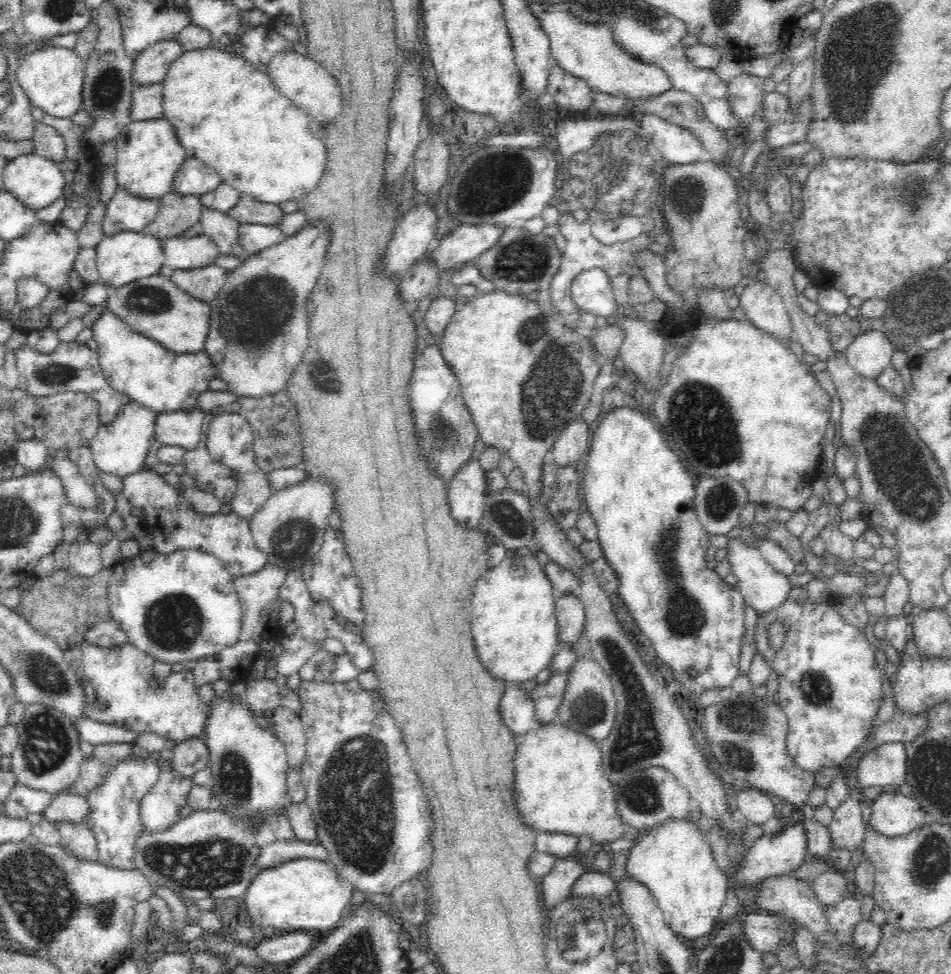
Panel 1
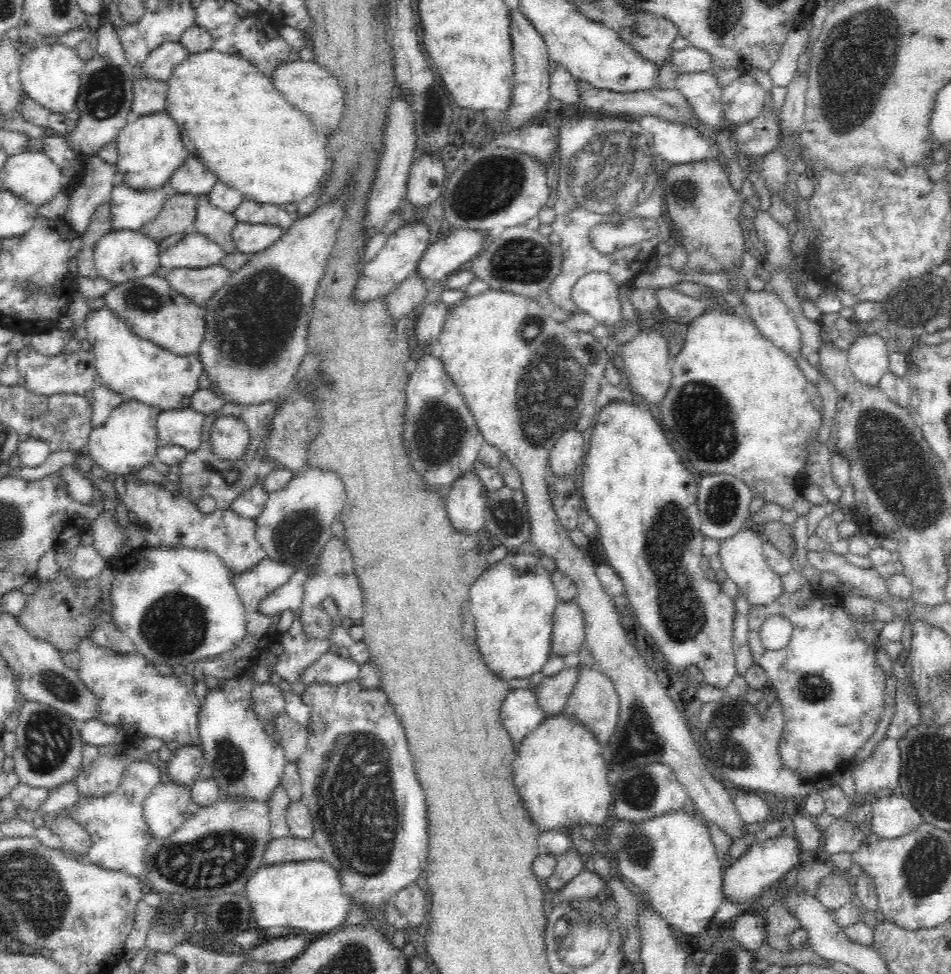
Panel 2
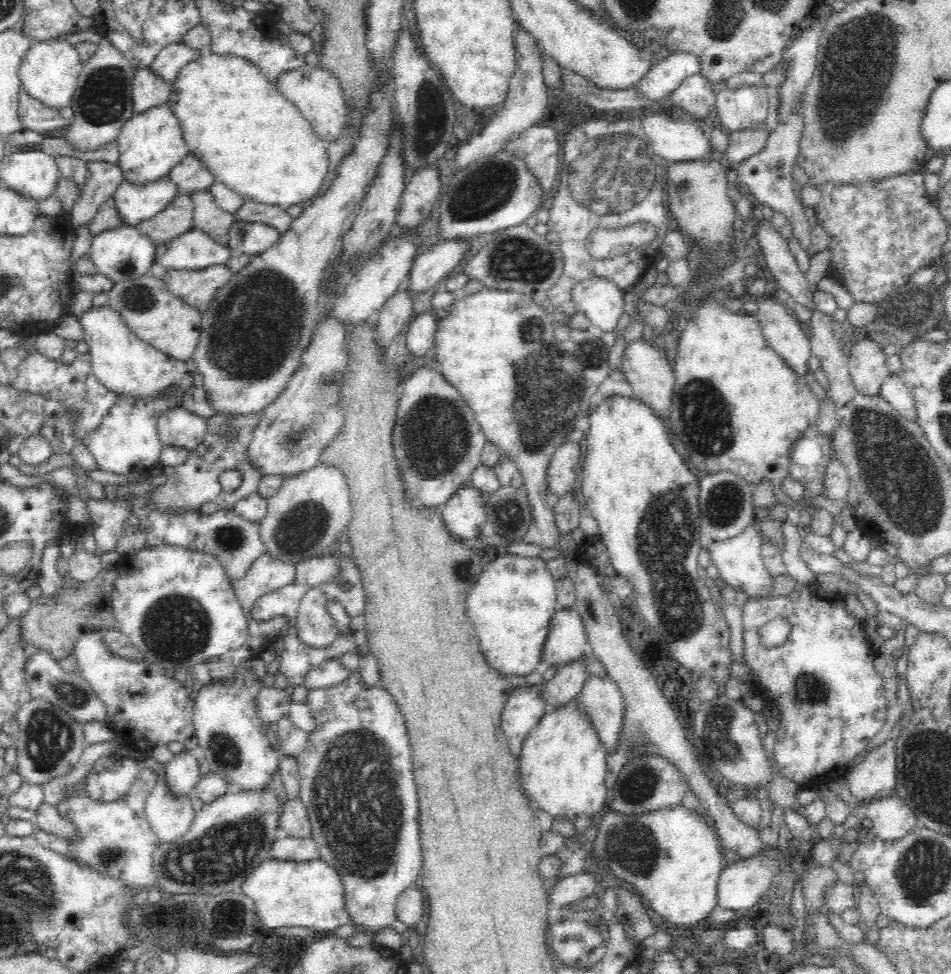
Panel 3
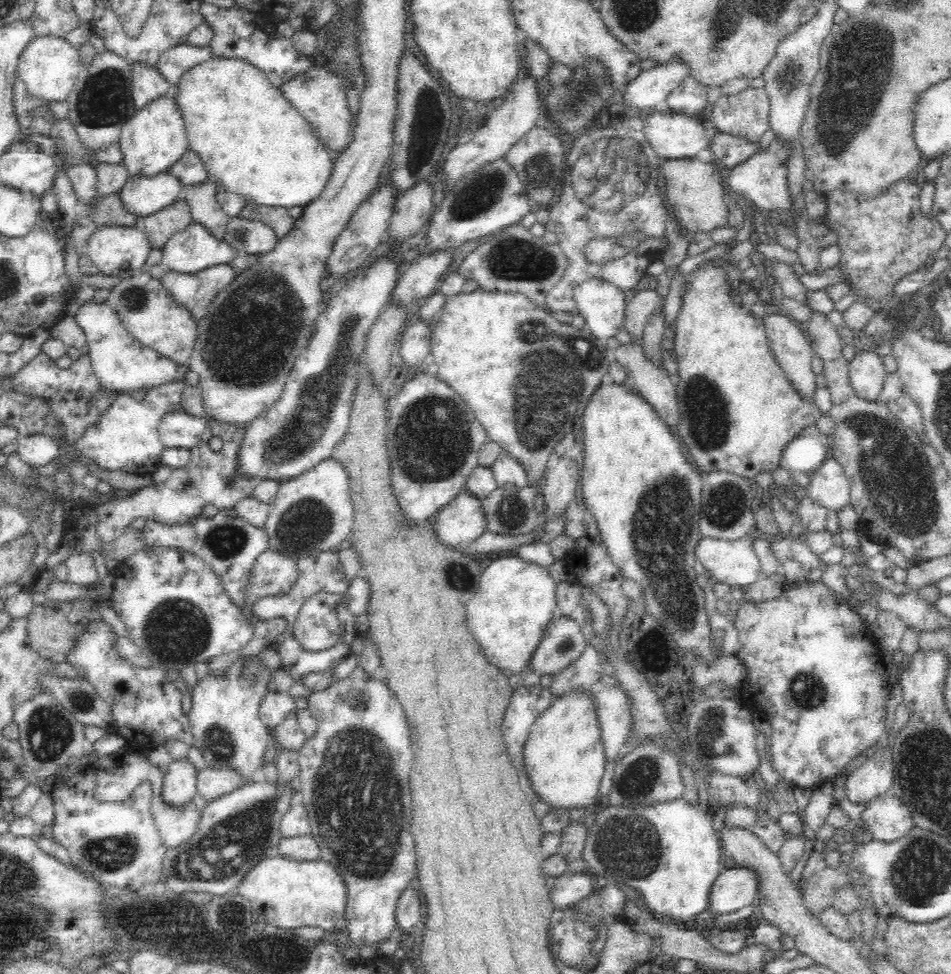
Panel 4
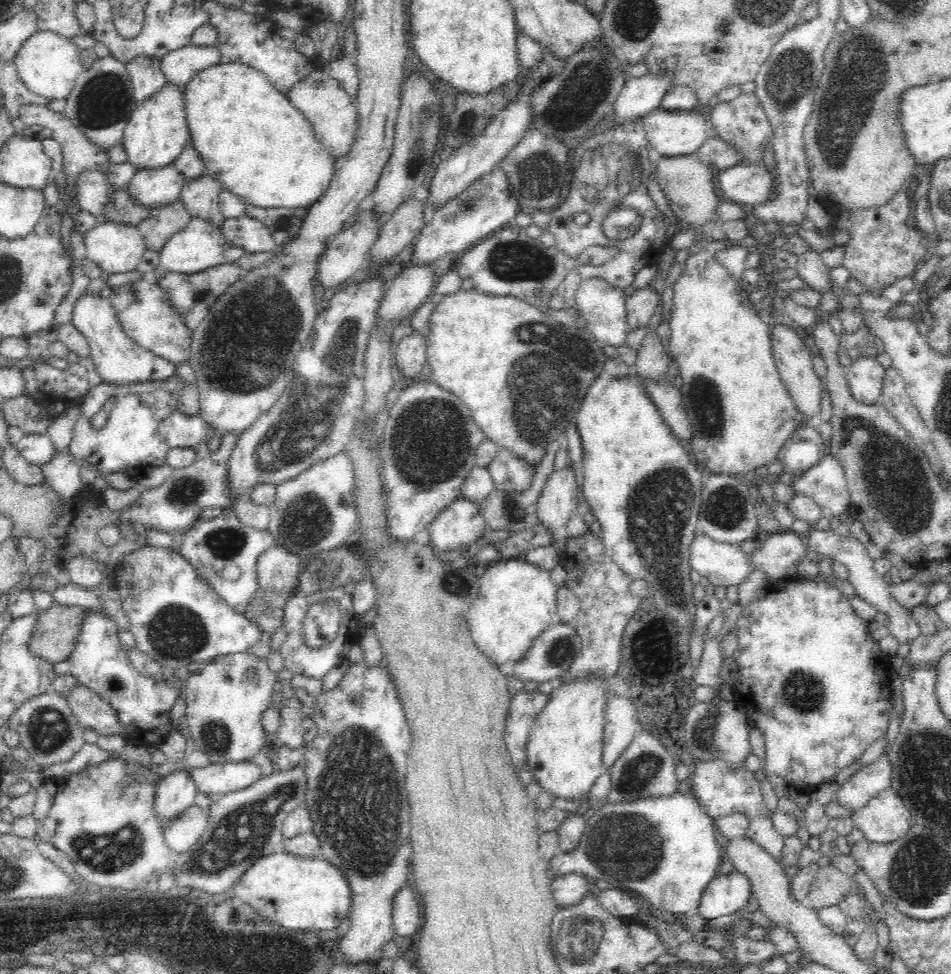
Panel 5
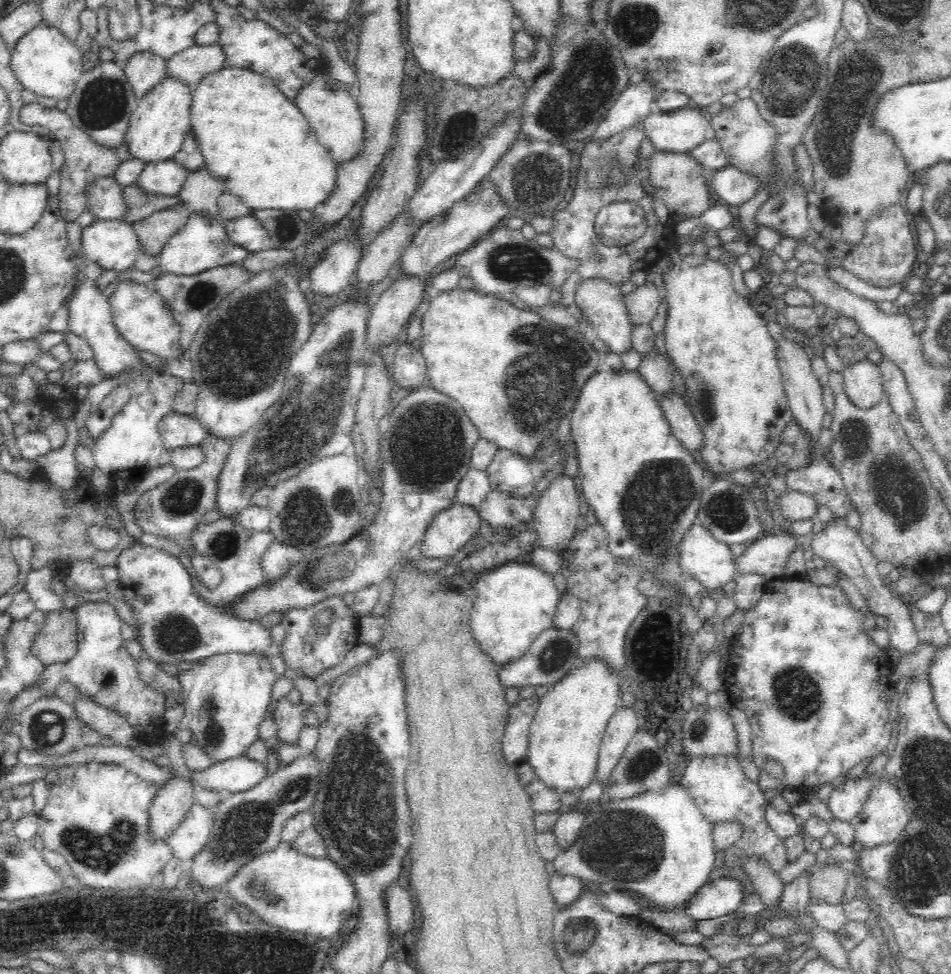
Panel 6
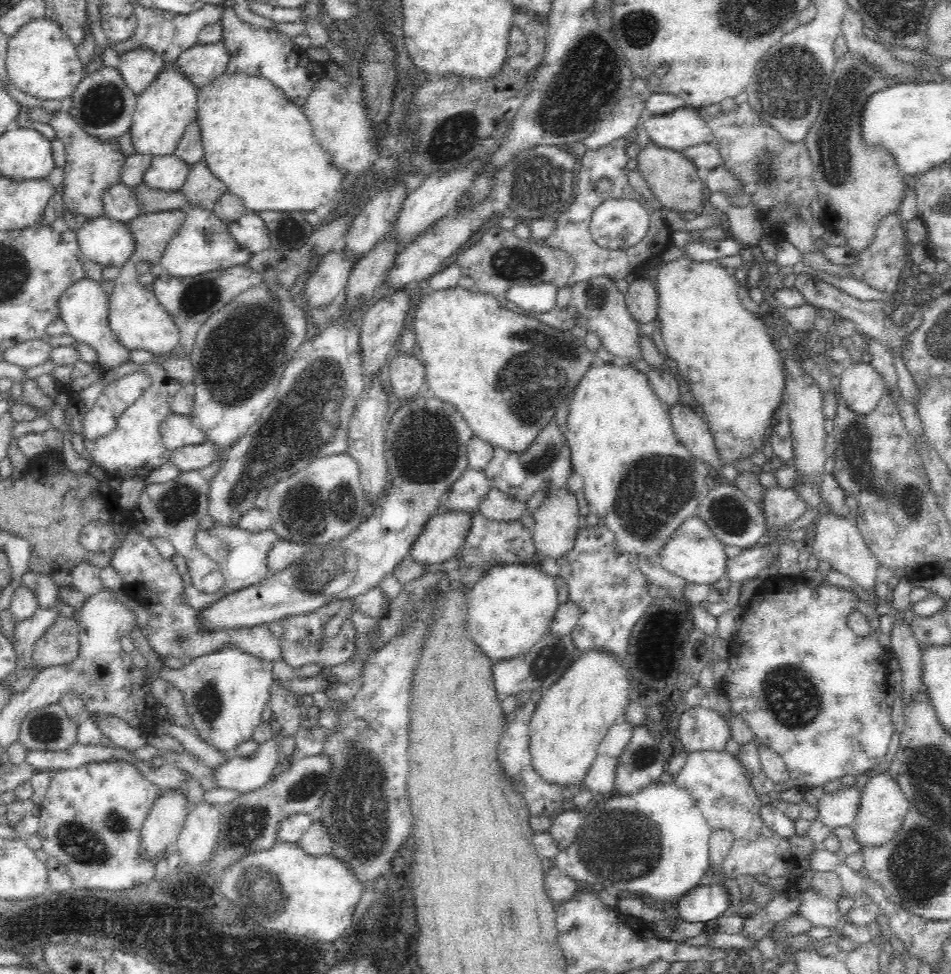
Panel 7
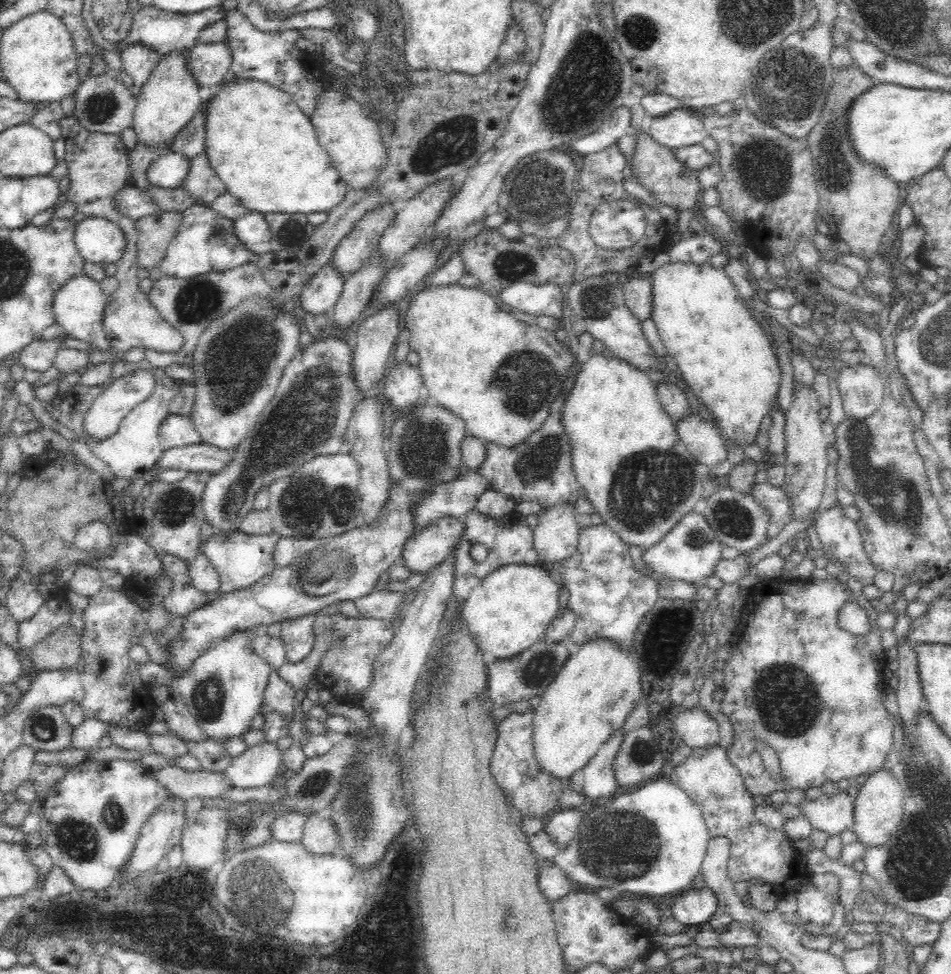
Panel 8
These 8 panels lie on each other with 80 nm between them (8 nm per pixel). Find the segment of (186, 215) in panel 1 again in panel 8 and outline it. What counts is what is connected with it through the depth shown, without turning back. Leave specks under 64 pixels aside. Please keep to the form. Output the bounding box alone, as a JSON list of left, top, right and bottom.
[134,211,183,268]

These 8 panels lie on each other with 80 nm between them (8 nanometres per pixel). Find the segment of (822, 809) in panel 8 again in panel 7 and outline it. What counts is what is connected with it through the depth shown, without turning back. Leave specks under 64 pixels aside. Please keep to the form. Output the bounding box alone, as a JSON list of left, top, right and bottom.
[817,783,862,828]

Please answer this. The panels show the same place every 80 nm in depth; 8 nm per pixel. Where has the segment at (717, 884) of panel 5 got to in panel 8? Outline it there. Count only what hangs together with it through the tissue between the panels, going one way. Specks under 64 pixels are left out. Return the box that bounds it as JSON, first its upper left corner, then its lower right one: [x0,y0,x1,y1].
[672,887,720,925]

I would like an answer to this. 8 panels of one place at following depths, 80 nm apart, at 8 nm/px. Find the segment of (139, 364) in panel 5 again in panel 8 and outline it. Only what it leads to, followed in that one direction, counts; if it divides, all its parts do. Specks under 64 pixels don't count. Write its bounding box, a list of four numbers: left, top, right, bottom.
[54,275,124,365]

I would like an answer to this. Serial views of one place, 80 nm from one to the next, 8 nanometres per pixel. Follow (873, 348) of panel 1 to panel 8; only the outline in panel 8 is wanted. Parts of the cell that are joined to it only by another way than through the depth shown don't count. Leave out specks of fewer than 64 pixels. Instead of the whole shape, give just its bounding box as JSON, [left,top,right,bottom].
[837,360,886,418]

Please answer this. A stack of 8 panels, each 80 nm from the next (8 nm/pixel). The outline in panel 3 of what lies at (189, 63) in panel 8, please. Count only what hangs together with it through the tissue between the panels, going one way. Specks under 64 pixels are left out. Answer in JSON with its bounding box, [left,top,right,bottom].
[148,42,198,83]

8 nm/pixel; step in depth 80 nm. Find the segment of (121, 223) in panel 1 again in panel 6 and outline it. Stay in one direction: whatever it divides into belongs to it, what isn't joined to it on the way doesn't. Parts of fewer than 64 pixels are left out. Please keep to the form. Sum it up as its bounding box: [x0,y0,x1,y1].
[135,160,188,196]

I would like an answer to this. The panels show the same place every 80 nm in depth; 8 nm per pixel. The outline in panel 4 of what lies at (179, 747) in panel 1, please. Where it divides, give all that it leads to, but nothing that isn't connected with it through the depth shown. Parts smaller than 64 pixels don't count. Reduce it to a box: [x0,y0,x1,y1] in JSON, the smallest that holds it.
[162,756,198,805]

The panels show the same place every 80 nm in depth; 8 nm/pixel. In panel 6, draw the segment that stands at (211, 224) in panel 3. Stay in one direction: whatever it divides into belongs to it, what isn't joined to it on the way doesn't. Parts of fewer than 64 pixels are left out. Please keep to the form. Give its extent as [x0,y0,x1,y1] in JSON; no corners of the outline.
[178,168,224,220]

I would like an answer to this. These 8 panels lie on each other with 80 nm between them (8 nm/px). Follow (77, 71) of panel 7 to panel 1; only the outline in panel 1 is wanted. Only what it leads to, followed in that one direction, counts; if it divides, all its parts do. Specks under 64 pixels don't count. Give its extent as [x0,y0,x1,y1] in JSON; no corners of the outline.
[14,46,85,118]

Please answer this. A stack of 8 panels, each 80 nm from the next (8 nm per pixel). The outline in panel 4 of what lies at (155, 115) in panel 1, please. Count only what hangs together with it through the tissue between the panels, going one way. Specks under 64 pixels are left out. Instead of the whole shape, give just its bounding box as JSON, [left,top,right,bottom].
[132,62,173,111]

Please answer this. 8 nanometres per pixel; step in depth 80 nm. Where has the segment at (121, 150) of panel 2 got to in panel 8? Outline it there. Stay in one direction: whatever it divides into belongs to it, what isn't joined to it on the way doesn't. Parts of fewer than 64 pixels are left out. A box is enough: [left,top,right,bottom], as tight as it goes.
[133,52,203,148]

